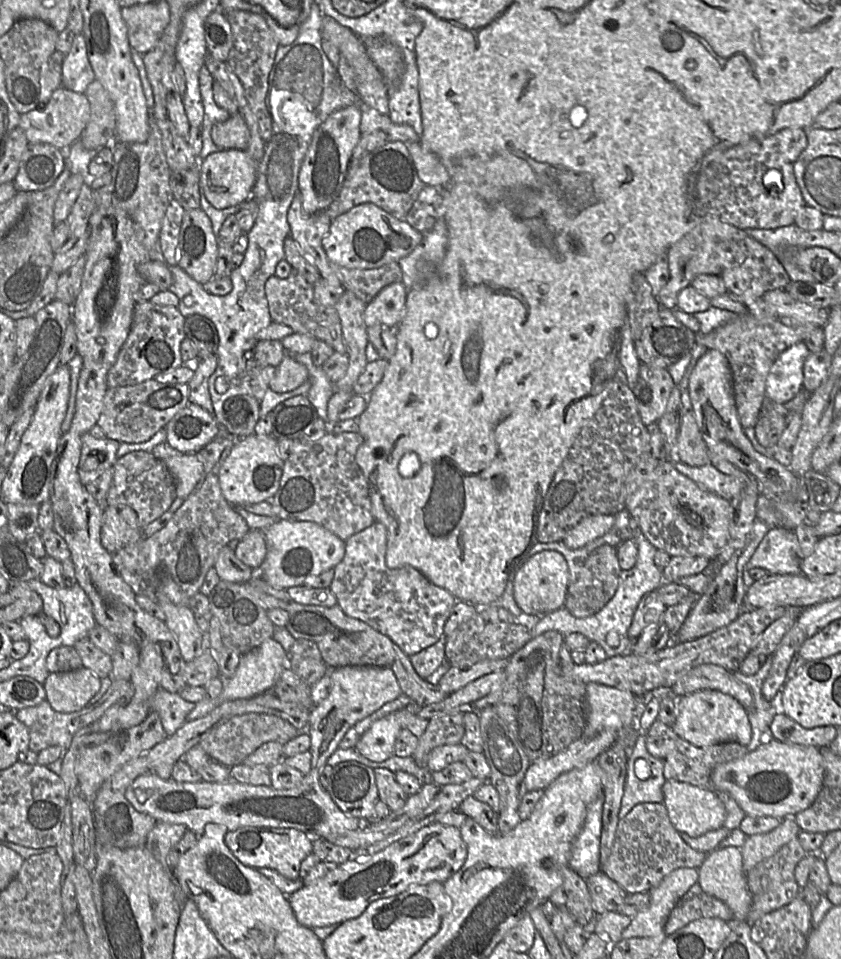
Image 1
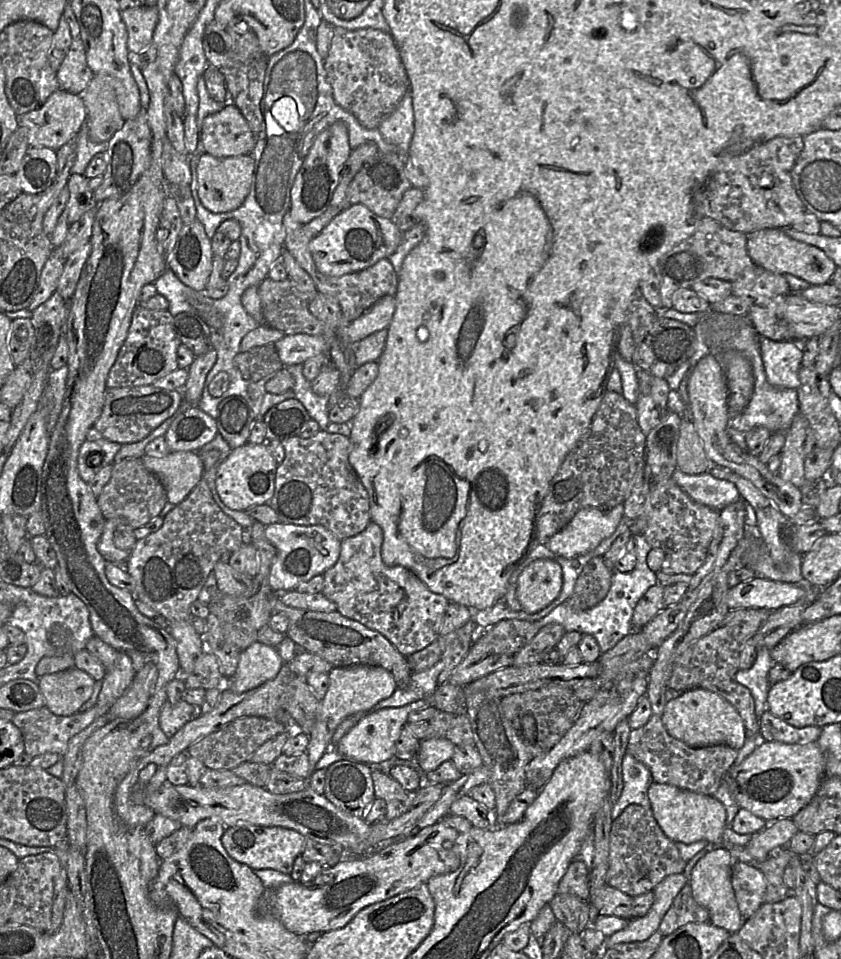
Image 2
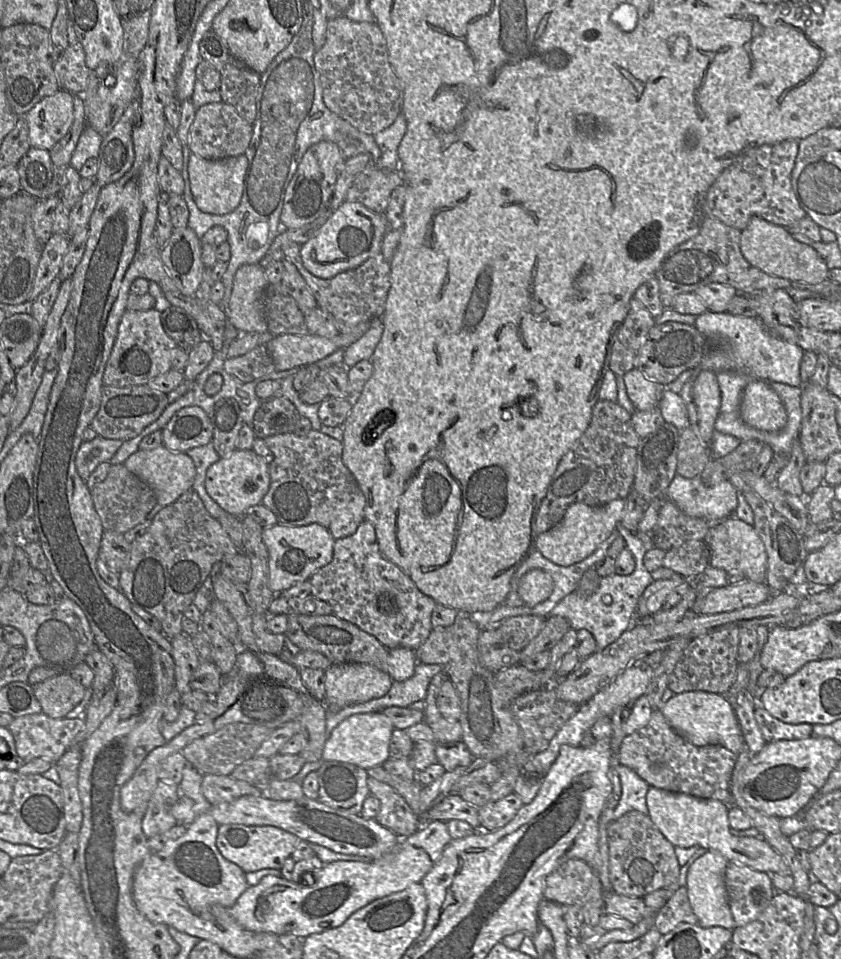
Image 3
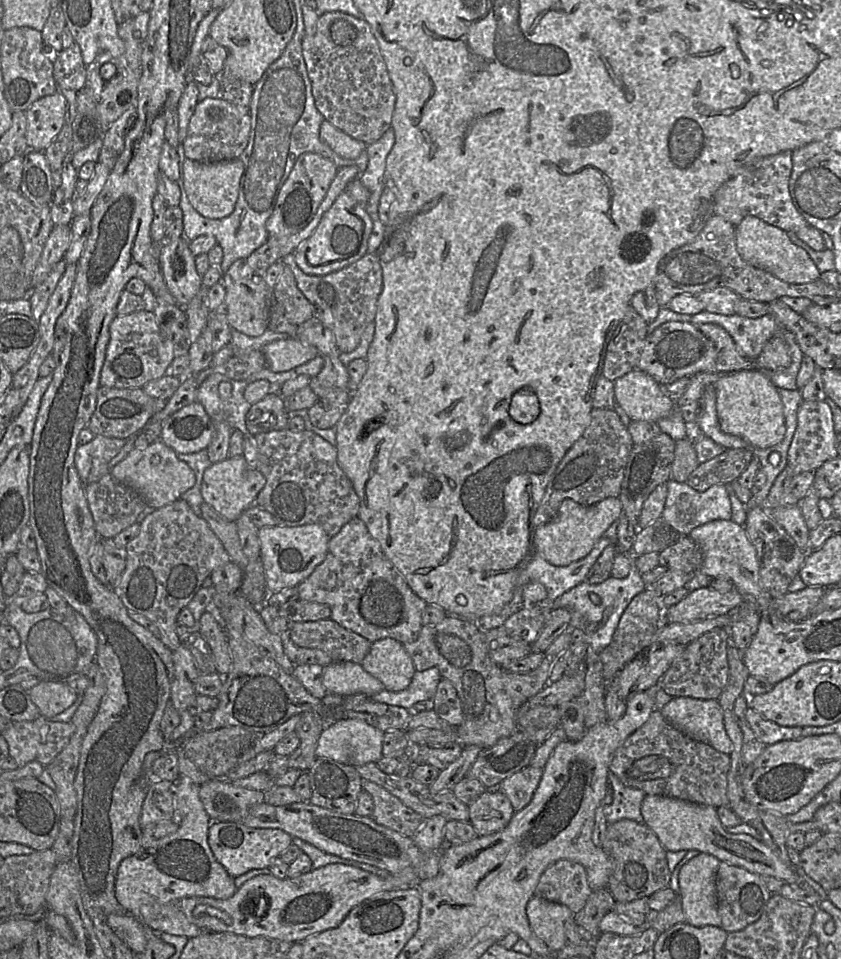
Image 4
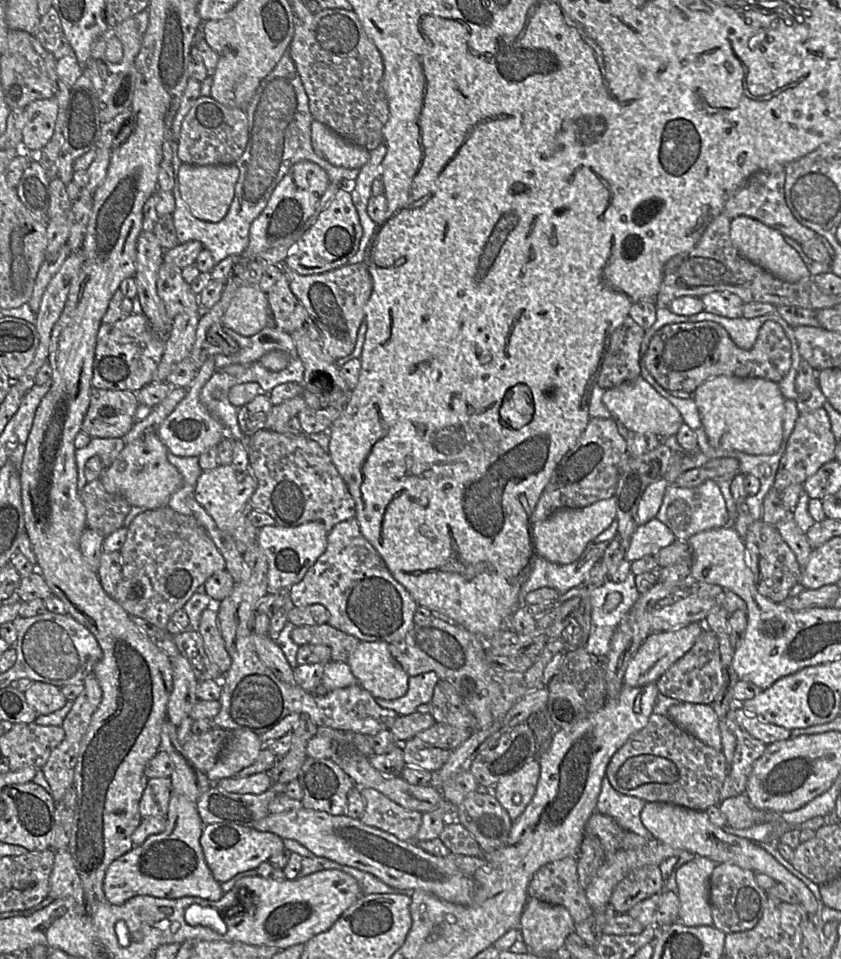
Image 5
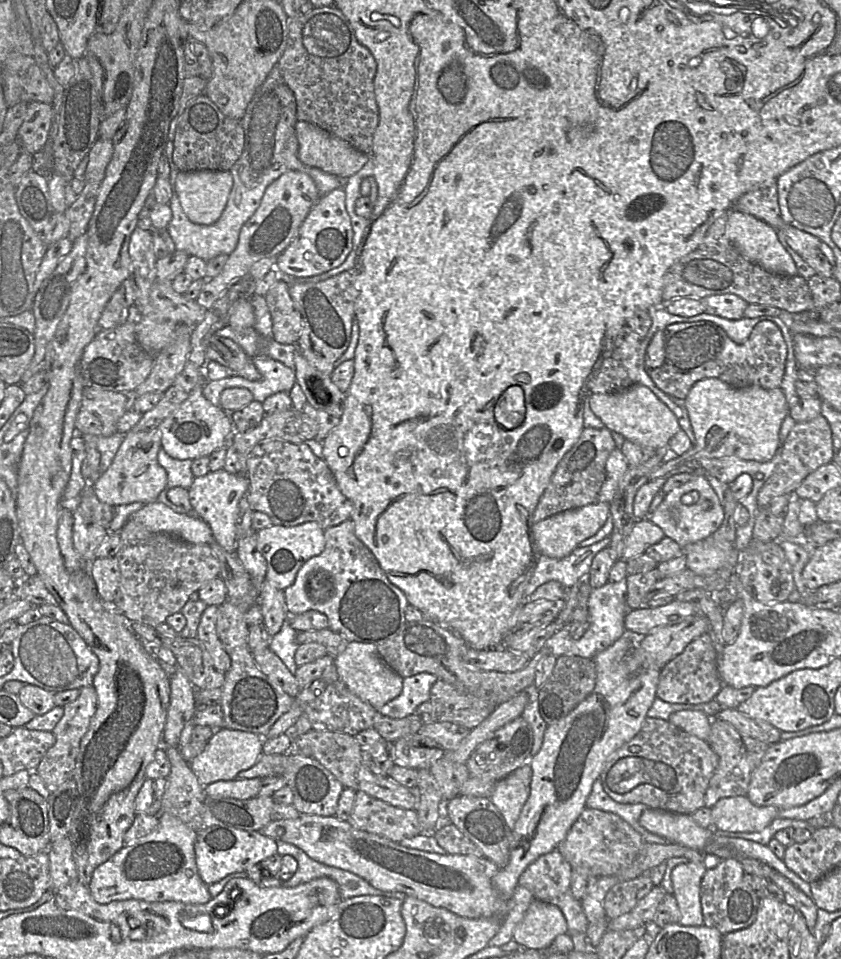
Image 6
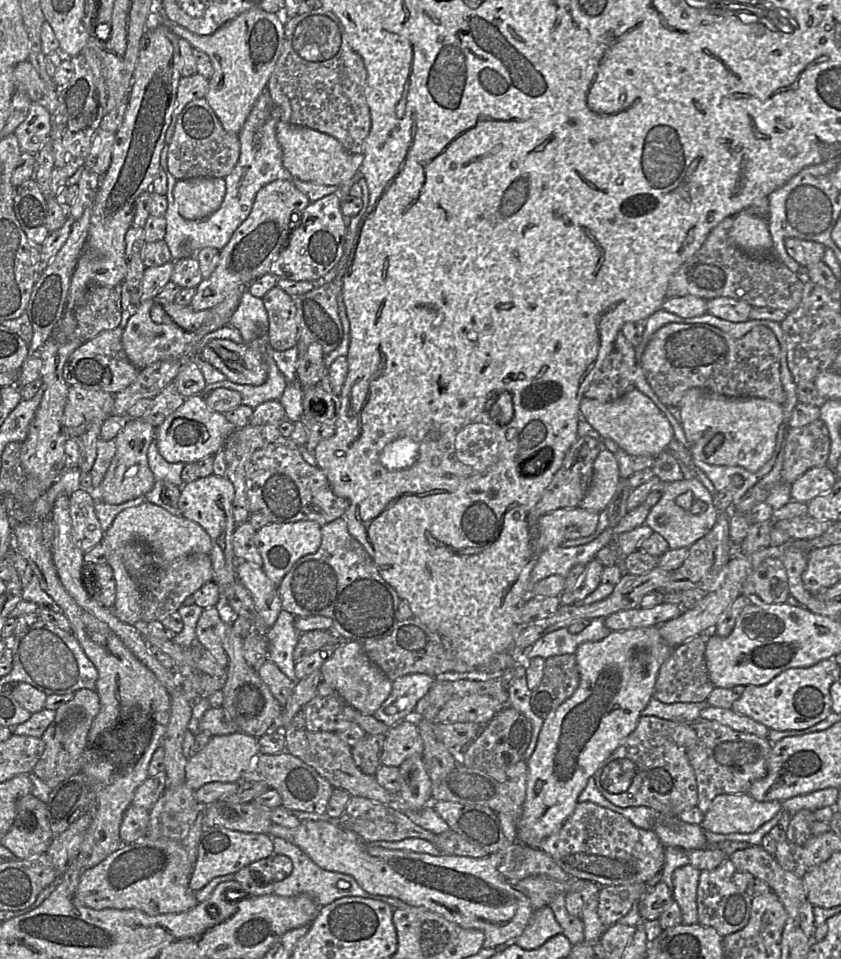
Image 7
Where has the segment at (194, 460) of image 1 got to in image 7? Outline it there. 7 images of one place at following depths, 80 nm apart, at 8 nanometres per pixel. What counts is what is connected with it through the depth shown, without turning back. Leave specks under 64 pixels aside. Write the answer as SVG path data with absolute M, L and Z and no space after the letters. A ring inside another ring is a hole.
M130 418L114 438L116 453L110 463L101 484L94 490L85 489L93 499L99 499L107 504L122 504L140 496L145 496L155 484L147 452L150 444L156 440L156 427L141 418Z

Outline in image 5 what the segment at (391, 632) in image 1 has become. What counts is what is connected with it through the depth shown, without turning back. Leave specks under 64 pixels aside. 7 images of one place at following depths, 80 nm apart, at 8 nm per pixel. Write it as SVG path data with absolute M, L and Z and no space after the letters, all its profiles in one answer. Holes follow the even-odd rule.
M355 517L336 524L328 532L325 552L302 580L288 589L288 594L295 607L323 605L328 610L329 625L363 642L401 641L415 625L413 618L419 606L407 589L394 579L379 553L362 535Z

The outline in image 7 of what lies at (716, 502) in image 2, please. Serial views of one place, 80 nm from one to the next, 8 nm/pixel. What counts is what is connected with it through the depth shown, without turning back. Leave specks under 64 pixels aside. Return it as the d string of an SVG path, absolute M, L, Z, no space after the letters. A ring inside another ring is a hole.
M697 478L682 479L672 482L666 487L662 497L650 509L645 524L665 538L670 549L689 548L711 531L718 520L719 514L720 512L713 505L712 494ZM685 492L692 492L695 500L707 504L706 510L703 513L694 514L690 510L680 507L676 503L676 499Z

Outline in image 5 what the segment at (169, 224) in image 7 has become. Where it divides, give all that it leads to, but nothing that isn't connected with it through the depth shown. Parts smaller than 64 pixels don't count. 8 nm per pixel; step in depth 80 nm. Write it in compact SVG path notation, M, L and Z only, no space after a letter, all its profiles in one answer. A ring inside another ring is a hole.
M285 52L271 72L260 82L251 101L245 108L248 121L248 143L241 157L235 162L239 178L235 193L226 216L219 222L207 222L195 218L182 199L178 173L181 160L177 155L178 140L171 141L172 165L175 186L175 210L172 214L178 242L199 241L208 250L215 262L228 256L240 256L249 244L249 230L252 222L262 213L278 183L289 169L300 161L318 164L327 173L329 183L348 188L353 184L360 169L346 169L330 164L318 156L311 143L311 123L314 120L308 103L308 96L294 62Z

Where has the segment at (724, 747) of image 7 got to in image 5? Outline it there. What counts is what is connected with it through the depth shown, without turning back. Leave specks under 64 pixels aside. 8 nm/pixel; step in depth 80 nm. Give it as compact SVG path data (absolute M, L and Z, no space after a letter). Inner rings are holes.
M735 704L727 715L727 725L736 739L736 747L720 791L721 801L745 794L753 765L763 755L767 747L766 744L751 736L737 724L734 710L736 706L740 706L740 704Z

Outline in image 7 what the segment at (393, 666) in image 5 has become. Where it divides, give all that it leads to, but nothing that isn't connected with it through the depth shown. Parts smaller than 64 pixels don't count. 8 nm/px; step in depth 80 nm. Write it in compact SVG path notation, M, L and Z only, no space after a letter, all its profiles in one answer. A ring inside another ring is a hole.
M346 641L338 645L322 665L320 673L324 683L332 686L355 710L368 716L378 710L392 690L392 681L369 660L362 644L357 641Z

